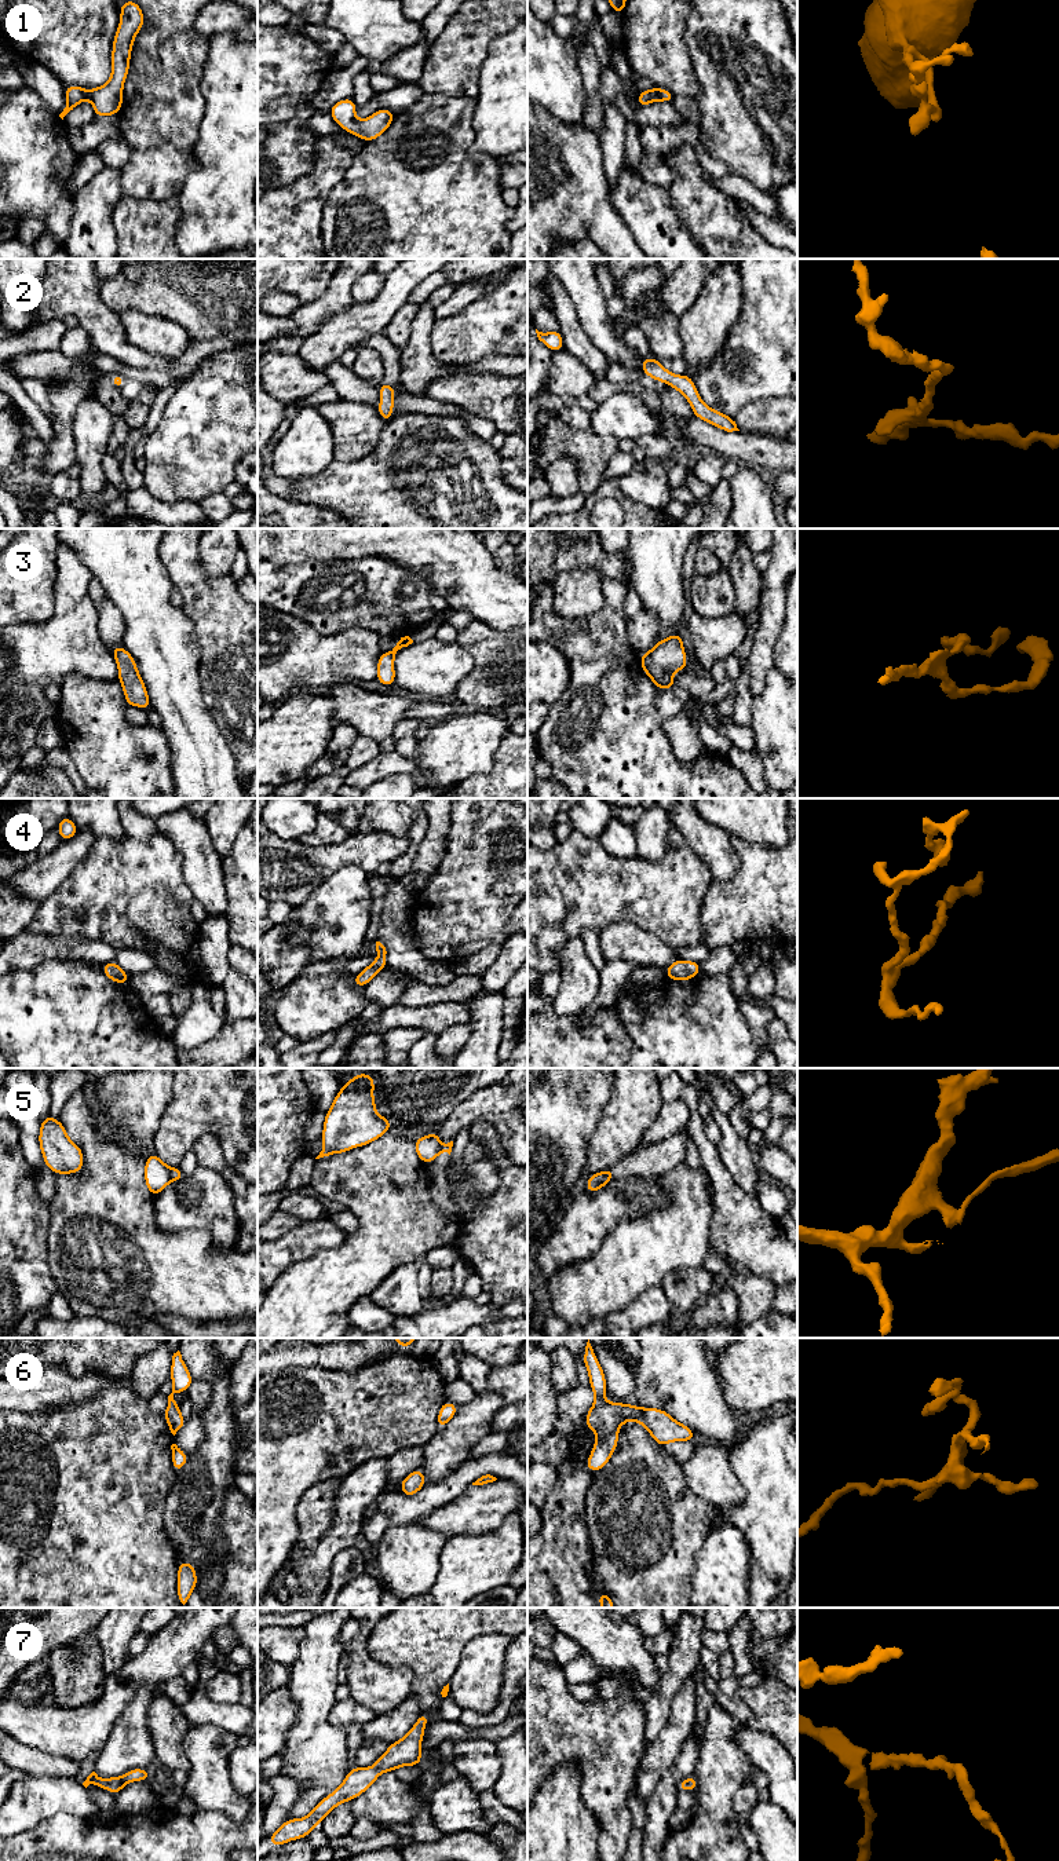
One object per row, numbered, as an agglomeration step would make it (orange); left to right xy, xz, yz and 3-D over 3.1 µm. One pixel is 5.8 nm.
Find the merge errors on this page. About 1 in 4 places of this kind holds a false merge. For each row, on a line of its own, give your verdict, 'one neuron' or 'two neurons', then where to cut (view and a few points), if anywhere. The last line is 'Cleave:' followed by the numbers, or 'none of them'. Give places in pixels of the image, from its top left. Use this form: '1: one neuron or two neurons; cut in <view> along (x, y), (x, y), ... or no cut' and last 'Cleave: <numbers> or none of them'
1: one neuron; no cut
2: one neuron; no cut
3: one neuron; no cut
4: one neuron; no cut
5: two neurons; cut in xy along (170, 1167), (170, 1177), (172, 1180)
6: one neuron; no cut
7: one neuron; no cut
Cleave: 5

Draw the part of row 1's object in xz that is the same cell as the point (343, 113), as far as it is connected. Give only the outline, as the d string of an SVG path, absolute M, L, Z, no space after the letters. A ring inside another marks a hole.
M347 98L335 103L331 107L329 114L344 131L364 139L365 142L372 142L386 132L395 117L388 109L379 109L370 117L357 120L355 109L357 105L353 98Z

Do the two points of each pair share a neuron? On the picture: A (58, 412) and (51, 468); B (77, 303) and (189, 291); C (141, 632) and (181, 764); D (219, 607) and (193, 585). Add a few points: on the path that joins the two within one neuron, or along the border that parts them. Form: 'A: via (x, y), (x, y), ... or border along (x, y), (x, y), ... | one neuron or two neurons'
A: via (61, 426), (61, 454) | one neuron
B: border along (97, 281), (99, 298), (117, 315) | two neurons
C: via (170, 665), (170, 701), (179, 717), (181, 731) | one neuron
D: via (212, 603), (200, 592) | one neuron

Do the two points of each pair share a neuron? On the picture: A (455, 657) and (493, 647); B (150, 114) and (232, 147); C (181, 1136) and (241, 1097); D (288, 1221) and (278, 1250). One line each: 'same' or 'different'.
A: different
B: different
C: same
D: different

